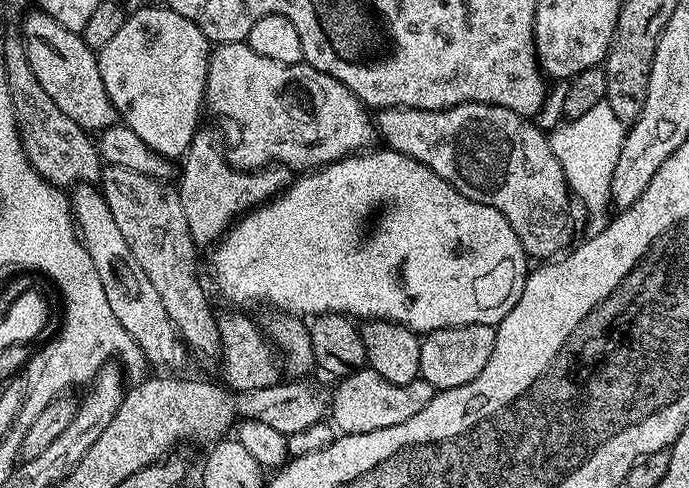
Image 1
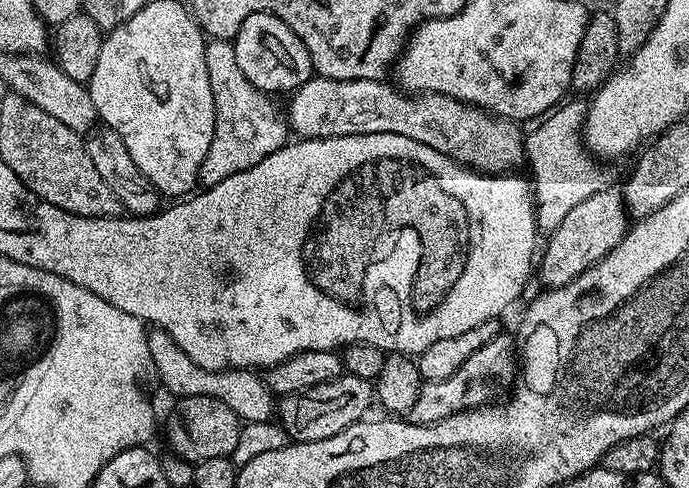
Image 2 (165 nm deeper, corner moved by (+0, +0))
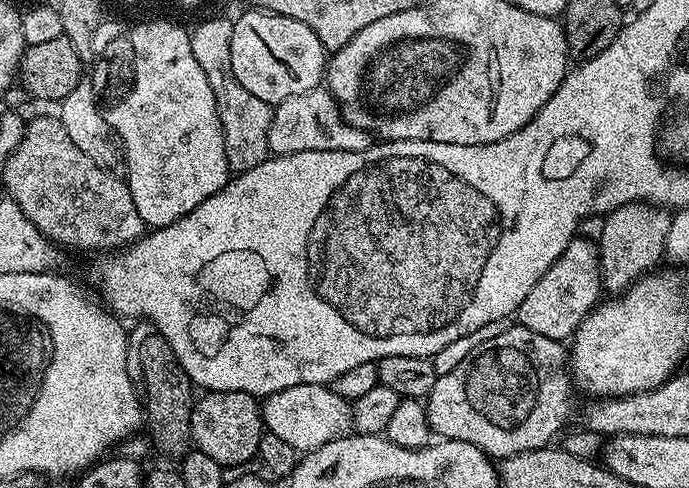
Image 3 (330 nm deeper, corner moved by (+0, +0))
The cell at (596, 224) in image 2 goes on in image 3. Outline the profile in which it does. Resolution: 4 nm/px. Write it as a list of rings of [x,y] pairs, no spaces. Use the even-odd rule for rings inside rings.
[[[573,238],[558,254],[554,266],[534,282],[534,290],[522,298],[516,307],[514,316],[526,330],[534,330],[534,334],[561,342],[576,335],[578,326],[585,320],[589,312],[601,303],[602,277],[600,275],[600,249],[597,241]]]

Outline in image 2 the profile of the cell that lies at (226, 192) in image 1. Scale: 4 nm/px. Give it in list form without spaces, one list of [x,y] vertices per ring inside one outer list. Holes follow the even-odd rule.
[[[209,39],[204,45],[206,50],[206,74],[210,74],[210,94],[214,94],[214,142],[206,150],[206,158],[200,167],[199,183],[211,186],[222,182],[238,170],[250,170],[262,158],[274,154],[290,140],[287,119],[272,105],[273,97],[266,92],[259,92],[242,74],[238,58],[234,54],[231,40]]]

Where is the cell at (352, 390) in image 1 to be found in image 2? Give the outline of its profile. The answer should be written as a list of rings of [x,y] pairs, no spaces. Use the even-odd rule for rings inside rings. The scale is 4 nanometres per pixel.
[[[501,334],[498,338],[486,342],[486,346],[481,346],[471,358],[466,358],[466,362],[456,373],[450,374],[450,378],[442,378],[442,382],[425,380],[422,390],[418,390],[418,399],[406,414],[408,423],[418,426],[437,424],[442,422],[442,418],[450,418],[459,412],[493,403],[499,397],[496,395],[503,388],[511,389],[517,379],[517,348],[515,339],[512,341],[508,334]]]

